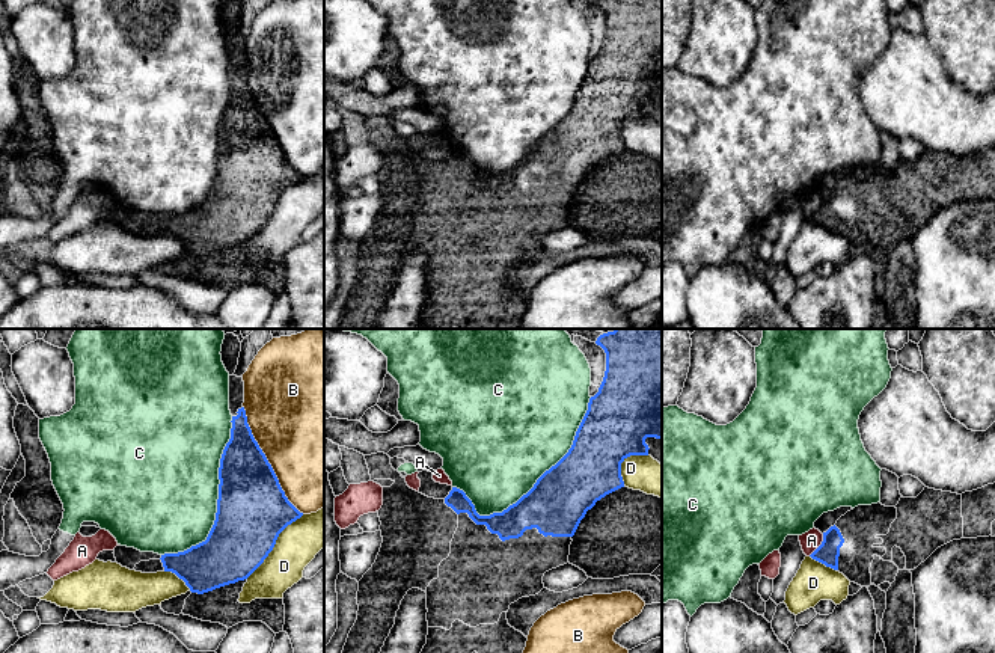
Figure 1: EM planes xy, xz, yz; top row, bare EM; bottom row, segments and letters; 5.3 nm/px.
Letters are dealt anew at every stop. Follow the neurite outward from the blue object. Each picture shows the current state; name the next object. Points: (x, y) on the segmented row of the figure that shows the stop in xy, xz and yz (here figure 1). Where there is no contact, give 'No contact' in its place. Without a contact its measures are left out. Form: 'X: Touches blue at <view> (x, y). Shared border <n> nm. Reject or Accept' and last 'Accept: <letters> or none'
A: Touches blue at yz (820, 545). Shared border 150 nm. Reject
B: Touches blue at xy (267, 460). Shared border 650 nm. Reject
C: Touches blue at xz (534, 484). Shared border 900 nm. Reject
D: Touches blue at xy (275, 543). Shared border 460 nm. Reject
Accept: none

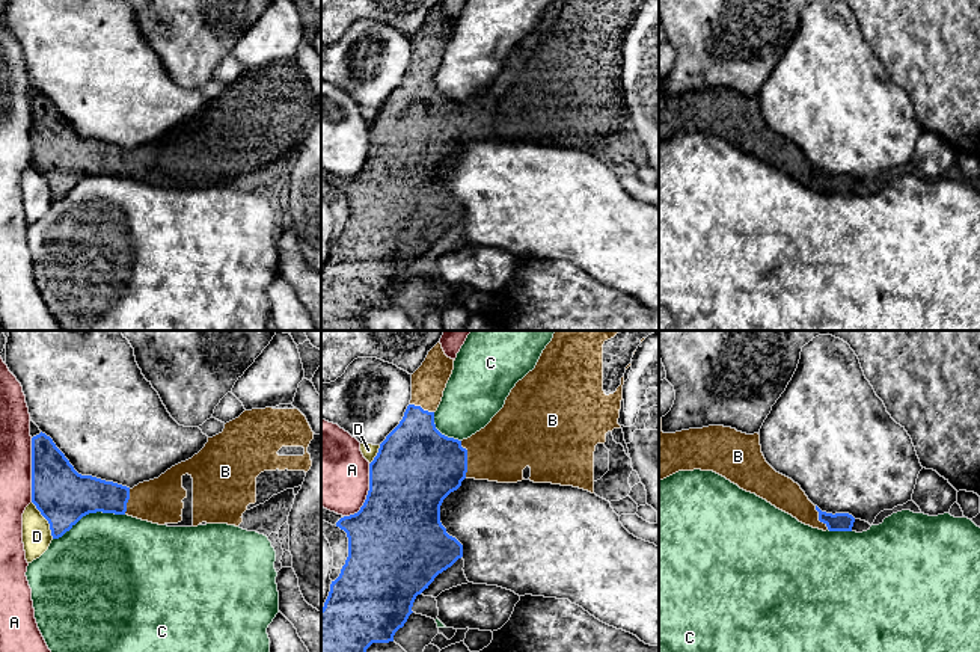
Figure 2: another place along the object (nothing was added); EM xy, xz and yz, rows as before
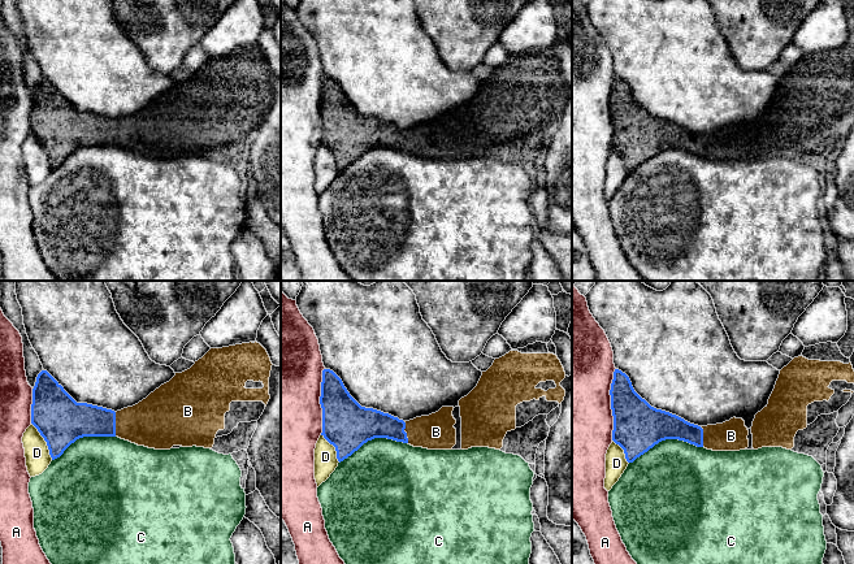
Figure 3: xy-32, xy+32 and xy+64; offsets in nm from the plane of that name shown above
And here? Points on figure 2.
A: Touches blue at xy (32, 470). Shared border 340 nm. Reject
B: Touches blue at xz (466, 459). Shared border 200 nm. Accept
C: Touches blue at xy (88, 513). Shared border 400 nm. Reject
D: Touches blue at xy (45, 518). Shared border 240 nm. Reject
Accept: B

